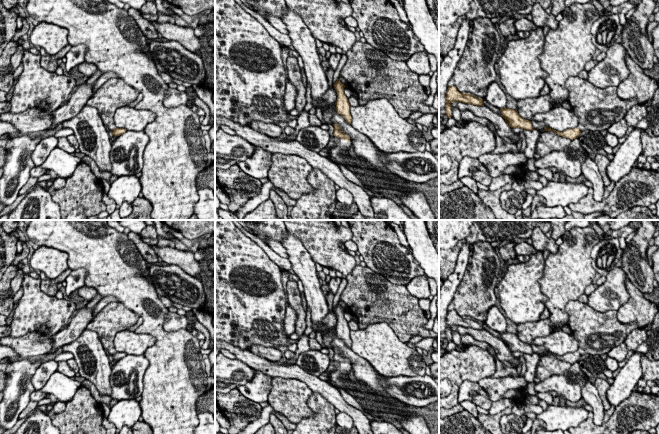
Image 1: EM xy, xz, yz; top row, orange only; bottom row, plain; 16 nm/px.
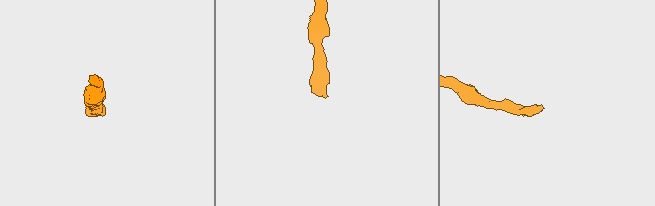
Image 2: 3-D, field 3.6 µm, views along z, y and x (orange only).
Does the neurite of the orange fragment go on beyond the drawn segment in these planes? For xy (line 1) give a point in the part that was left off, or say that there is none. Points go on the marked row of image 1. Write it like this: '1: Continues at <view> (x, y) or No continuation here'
1: Continues at xy (114, 93)

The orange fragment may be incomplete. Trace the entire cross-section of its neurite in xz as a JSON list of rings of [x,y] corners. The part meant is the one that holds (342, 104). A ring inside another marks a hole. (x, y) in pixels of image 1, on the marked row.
[[[337,79],[336,83],[334,84],[334,89],[337,92],[337,101],[335,103],[337,113],[344,117],[347,123],[351,124],[352,117],[350,114],[350,104],[348,98],[344,94],[344,88],[346,86],[341,83],[339,79]]]

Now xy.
[[[111,78],[92,95],[86,105],[95,107],[105,127],[114,136],[120,136],[126,129],[116,127],[114,114],[118,108],[135,101],[139,94],[139,91],[127,85],[122,79]]]

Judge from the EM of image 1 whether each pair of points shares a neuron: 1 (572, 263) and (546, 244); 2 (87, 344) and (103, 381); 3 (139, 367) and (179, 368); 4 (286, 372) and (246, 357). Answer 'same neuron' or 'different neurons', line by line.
1: different neurons
2: same neuron
3: different neurons
4: same neuron

